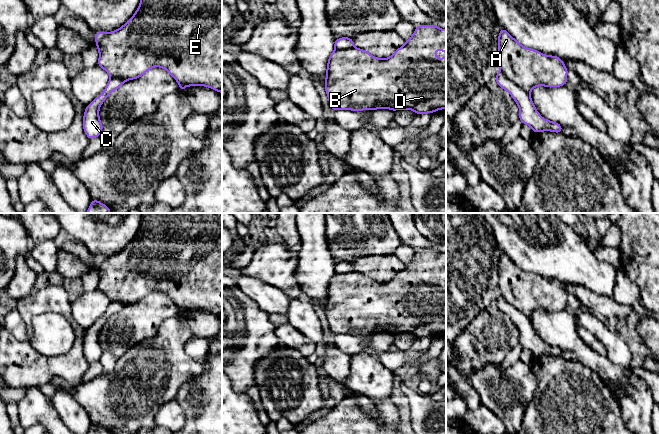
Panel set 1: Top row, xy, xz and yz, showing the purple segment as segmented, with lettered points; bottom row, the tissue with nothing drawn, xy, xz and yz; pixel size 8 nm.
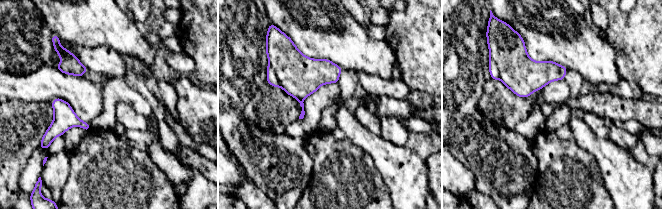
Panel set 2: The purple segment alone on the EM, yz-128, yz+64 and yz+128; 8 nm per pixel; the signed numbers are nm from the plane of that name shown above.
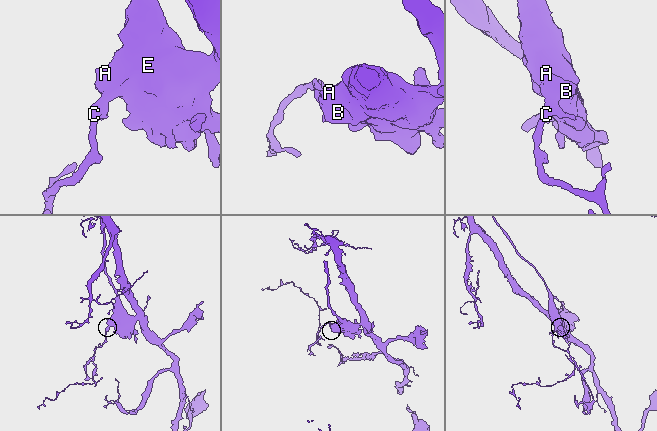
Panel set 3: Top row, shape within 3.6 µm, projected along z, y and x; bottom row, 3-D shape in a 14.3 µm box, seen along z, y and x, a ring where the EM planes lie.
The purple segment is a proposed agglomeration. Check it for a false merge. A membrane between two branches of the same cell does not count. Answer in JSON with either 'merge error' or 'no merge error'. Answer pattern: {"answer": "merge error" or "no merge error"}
{"answer": "merge error"}

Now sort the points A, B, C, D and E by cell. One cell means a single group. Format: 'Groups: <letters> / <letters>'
Groups: A B D E / C

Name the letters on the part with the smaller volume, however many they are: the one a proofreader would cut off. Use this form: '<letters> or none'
A, B, D, E

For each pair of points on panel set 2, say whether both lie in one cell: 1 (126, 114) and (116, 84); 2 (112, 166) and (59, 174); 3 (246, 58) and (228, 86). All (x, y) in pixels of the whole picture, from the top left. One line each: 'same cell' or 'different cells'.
1: different cells
2: different cells
3: same cell

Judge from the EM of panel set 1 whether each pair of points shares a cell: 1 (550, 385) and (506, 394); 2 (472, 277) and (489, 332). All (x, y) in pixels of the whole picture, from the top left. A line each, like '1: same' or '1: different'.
1: different
2: different

